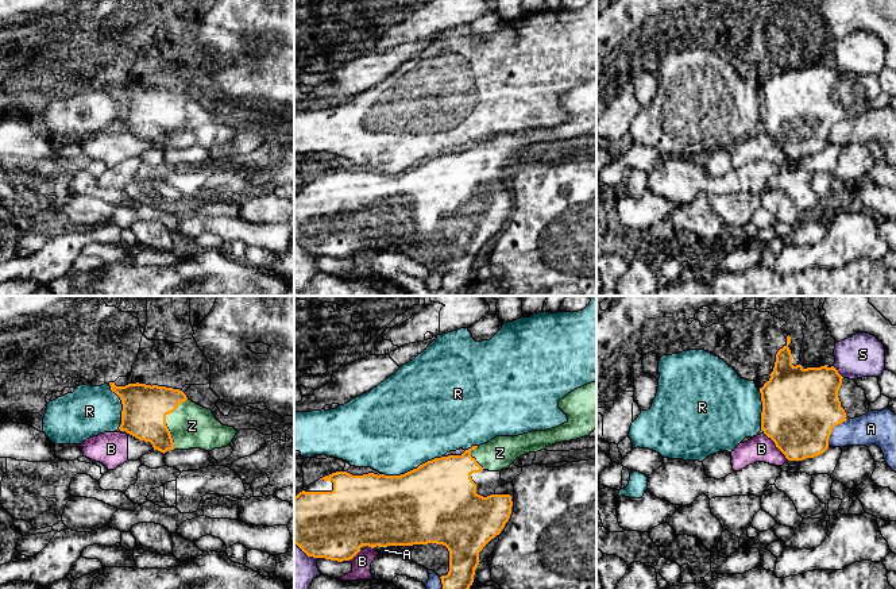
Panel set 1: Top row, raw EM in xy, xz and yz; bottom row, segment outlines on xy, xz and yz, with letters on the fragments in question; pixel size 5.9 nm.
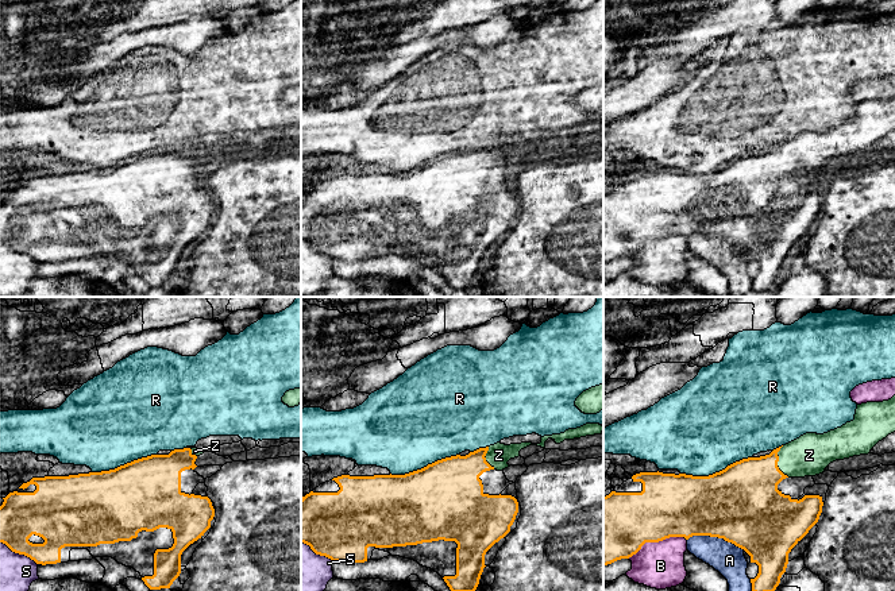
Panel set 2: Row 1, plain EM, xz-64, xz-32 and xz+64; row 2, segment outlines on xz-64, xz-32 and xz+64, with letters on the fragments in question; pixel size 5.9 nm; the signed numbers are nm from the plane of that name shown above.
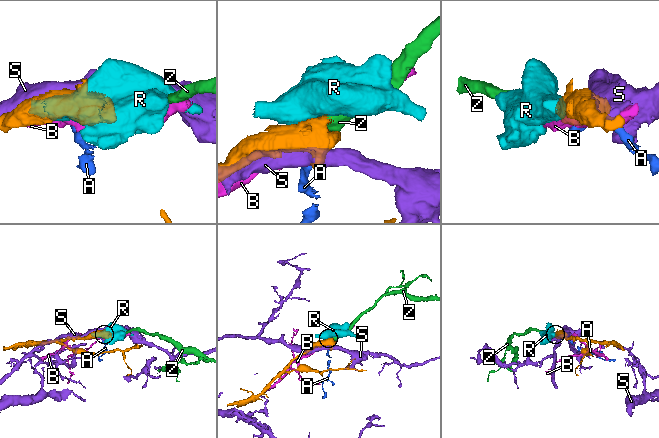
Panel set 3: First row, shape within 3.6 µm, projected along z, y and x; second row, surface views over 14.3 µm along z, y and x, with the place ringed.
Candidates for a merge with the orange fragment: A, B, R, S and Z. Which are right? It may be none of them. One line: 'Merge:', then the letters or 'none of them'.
Merge: Z

